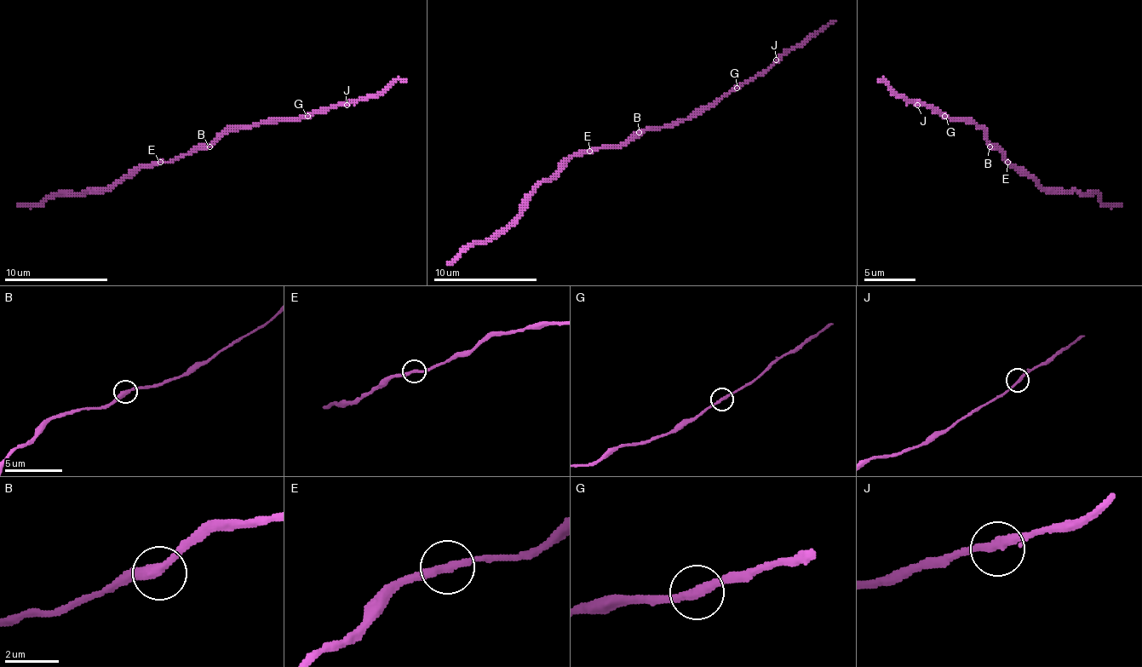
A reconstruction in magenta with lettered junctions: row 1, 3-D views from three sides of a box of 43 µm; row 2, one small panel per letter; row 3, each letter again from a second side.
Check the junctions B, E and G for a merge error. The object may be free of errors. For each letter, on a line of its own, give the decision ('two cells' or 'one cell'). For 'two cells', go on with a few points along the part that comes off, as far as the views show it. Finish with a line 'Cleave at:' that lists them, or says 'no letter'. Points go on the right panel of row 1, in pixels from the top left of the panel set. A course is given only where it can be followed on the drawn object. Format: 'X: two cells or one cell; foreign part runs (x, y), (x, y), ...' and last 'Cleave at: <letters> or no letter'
B: one cell
E: one cell
G: one cell
Cleave at: no letter

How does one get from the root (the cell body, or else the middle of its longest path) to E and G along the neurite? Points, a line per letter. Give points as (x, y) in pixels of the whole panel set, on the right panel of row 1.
E: (992, 144), (1007, 162)
G: (992, 144), (977, 123), (950, 121), (945, 116)

